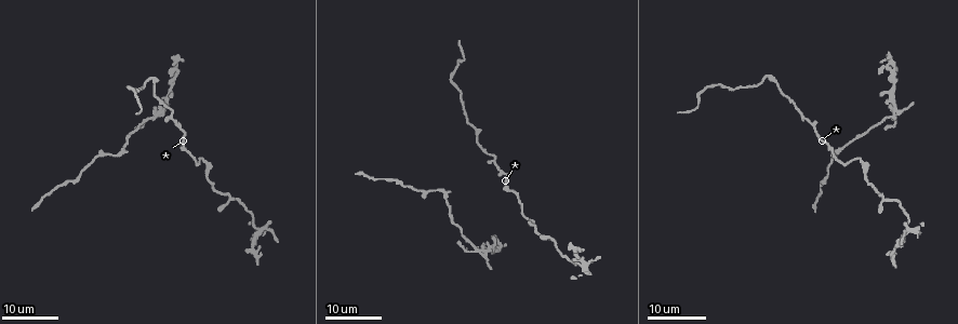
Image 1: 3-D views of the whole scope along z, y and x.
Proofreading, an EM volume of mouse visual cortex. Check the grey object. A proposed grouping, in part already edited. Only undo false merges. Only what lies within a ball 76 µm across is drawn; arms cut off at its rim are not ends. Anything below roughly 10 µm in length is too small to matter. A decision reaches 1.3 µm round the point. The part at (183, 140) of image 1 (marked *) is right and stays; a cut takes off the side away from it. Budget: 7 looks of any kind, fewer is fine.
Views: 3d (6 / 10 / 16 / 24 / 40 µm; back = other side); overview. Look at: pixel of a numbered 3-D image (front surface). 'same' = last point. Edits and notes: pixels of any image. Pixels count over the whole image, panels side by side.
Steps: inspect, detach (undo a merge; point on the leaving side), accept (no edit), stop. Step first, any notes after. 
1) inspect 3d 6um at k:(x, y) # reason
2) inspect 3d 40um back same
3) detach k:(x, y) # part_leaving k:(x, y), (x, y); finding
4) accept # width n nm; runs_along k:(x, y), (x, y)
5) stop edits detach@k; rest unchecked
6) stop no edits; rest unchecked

inspect 3d 24um at 1:(831, 146)

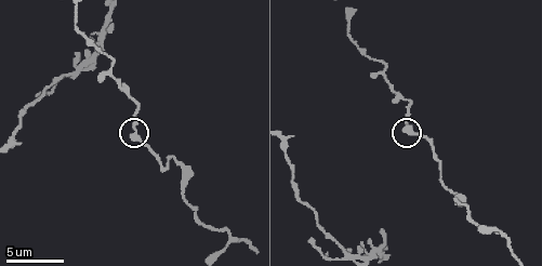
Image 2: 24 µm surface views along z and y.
inspect 3d 6um at 2:(407, 130)

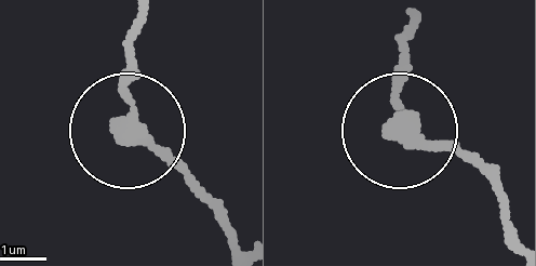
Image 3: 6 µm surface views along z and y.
accept # width 340 nm; runs_along 3:(124, 69), (129, 123), (202, 194); one cell here

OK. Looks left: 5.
inspect 3d 16um at 1:(149, 77) # calibre changes

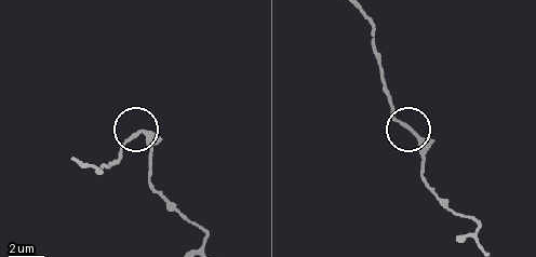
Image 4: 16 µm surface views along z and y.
inspect 3d 6um at 4:(408, 126) # zoom in

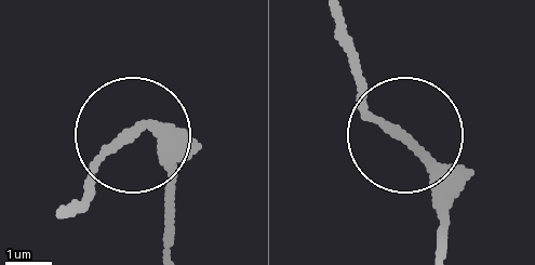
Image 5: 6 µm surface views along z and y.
accept # width 230 nm; runs_along 5:(442, 250), (438, 180), (372, 110), (352, 67); all the same cell

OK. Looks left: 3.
inspect 3d 16um at 2:(111, 61)

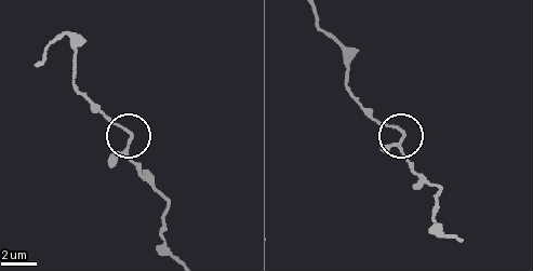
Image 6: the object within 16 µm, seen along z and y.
accept # runs_along 6:(161, 226), (164, 197), (128, 153), (127, 131), (97, 106); all the same cell

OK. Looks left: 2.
stop no edits; rest unchecked

